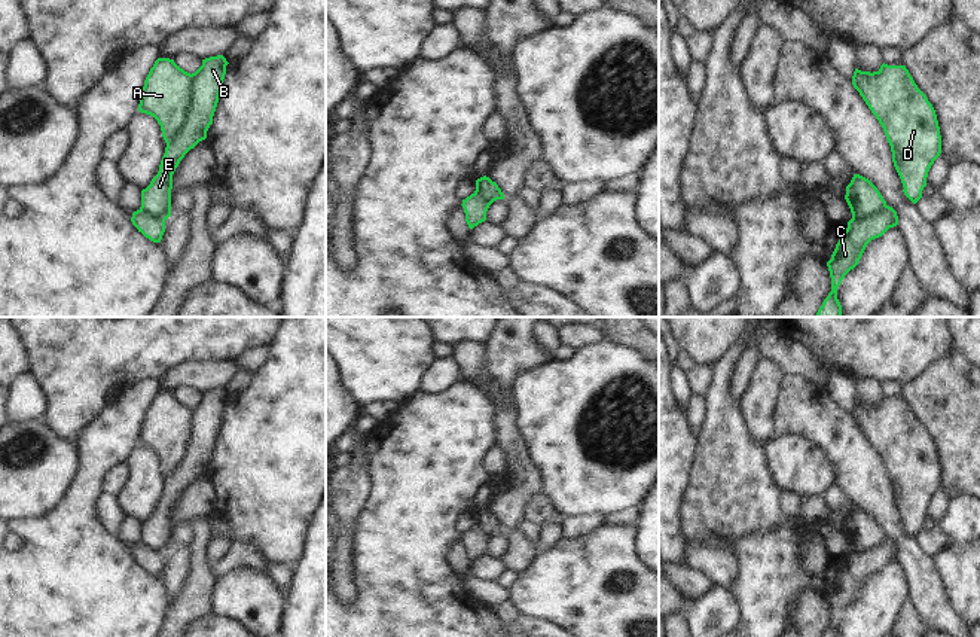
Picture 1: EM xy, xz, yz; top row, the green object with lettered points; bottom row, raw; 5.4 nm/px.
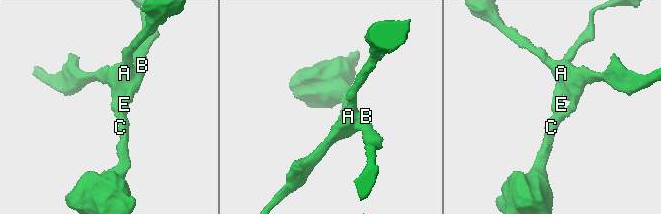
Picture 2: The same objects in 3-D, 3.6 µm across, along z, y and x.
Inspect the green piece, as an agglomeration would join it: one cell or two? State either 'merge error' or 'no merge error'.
merge error

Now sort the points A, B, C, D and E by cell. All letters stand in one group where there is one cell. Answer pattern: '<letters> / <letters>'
A C D / B E

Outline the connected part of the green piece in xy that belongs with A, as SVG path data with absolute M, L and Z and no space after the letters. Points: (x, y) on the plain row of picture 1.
M158 391L141 423L138 445L153 449L168 478L183 461L192 436L192 409L174 393Z

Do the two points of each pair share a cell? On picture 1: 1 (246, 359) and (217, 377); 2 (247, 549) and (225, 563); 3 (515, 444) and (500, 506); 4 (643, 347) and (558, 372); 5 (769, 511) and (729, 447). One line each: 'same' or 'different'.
1: different
2: same
3: same
4: different
5: same

